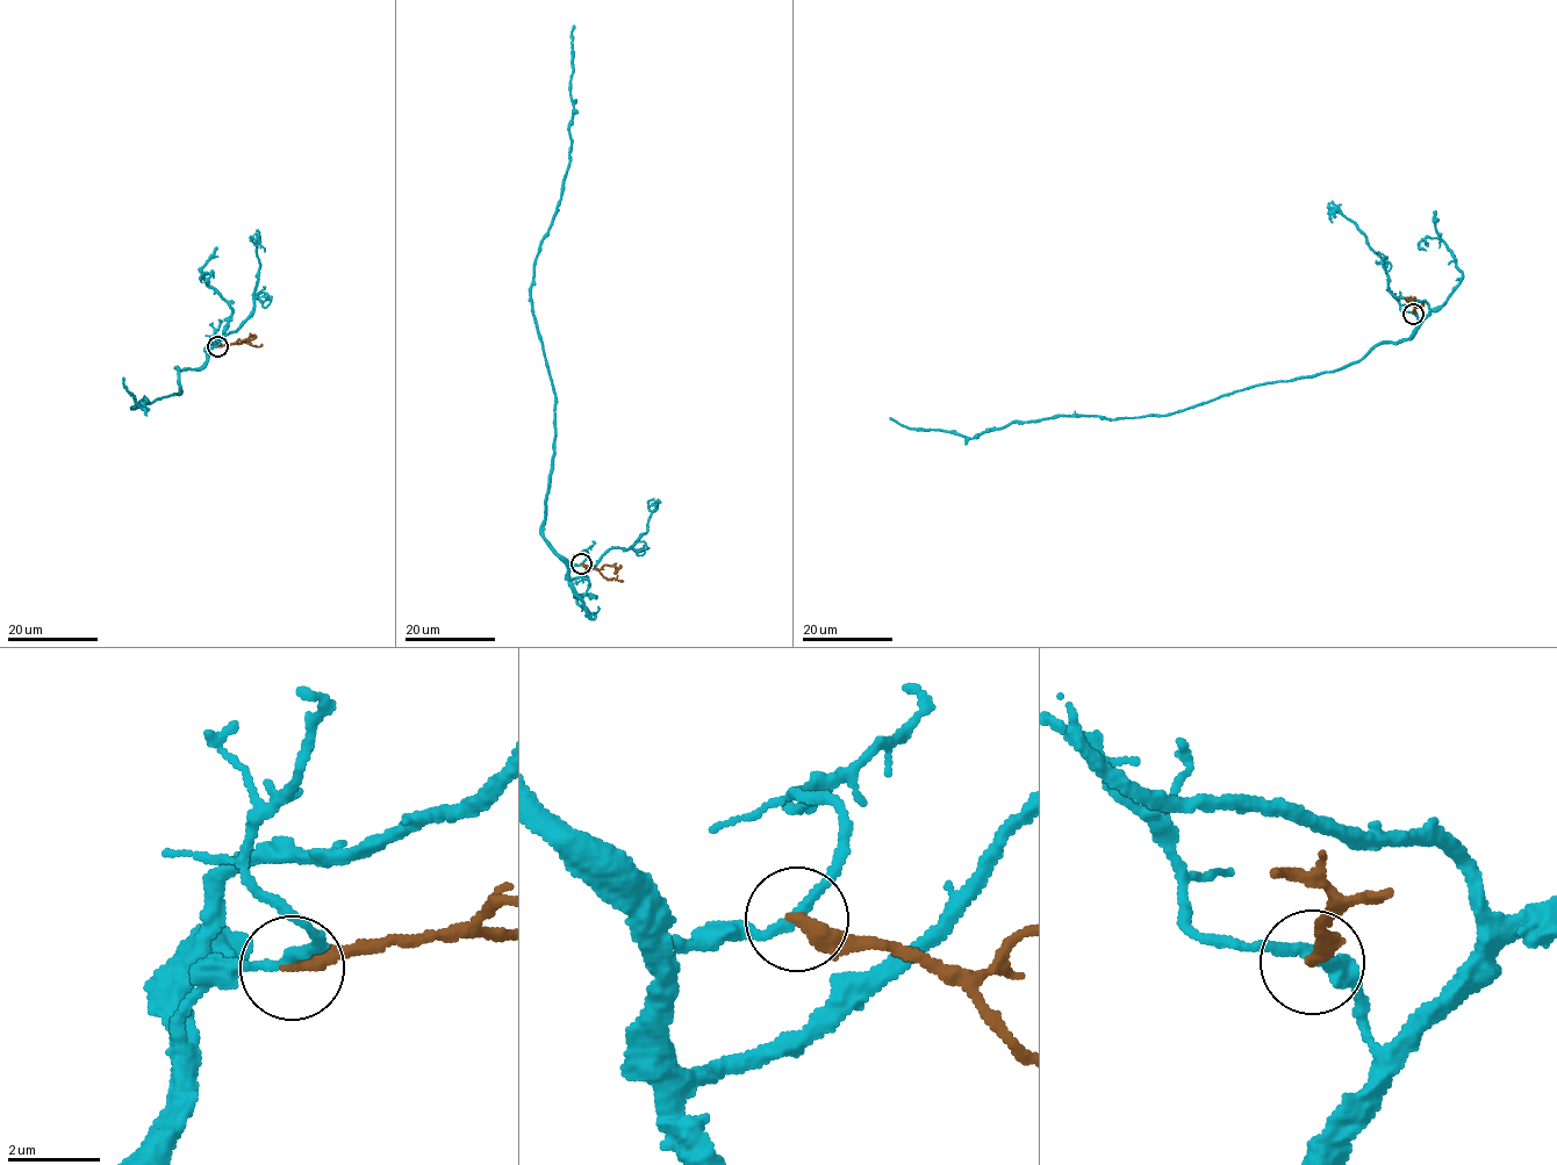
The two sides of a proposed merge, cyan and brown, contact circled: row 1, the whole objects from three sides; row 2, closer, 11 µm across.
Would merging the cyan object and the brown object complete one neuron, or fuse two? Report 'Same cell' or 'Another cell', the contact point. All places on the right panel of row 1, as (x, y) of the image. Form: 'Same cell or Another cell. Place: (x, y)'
Another cell. Place: (1413, 314)

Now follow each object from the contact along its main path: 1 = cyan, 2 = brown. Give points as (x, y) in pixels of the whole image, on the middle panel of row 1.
1: (582, 563), (568, 566), (544, 537), (554, 452), (555, 390), (531, 296), (535, 259), (569, 162), (574, 26)
2: (582, 563), (594, 566), (608, 579), (623, 582)

